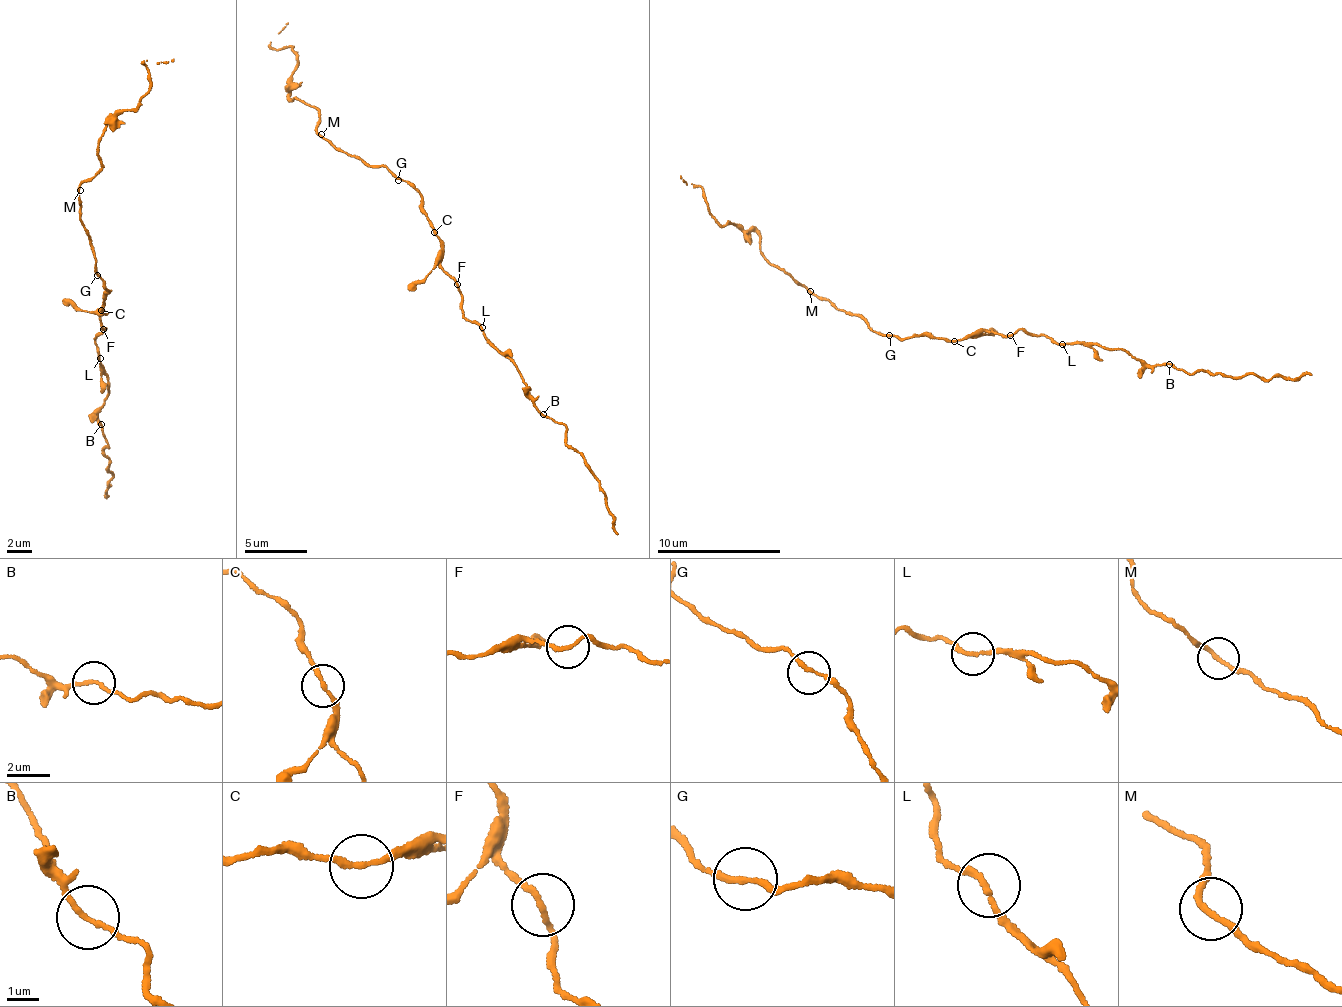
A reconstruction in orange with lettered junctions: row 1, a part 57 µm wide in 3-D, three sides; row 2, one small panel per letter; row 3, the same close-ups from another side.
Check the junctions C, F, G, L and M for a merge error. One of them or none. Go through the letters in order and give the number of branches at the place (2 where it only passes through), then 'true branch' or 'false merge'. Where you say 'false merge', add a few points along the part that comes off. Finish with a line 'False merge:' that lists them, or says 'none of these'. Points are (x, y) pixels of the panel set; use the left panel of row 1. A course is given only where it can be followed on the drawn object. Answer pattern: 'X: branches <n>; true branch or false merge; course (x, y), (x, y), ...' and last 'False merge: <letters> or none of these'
C: branches 2; true branch
F: branches 2; true branch
G: branches 2; true branch
L: branches 2; true branch
M: branches 2; true branch
False merge: none of these

